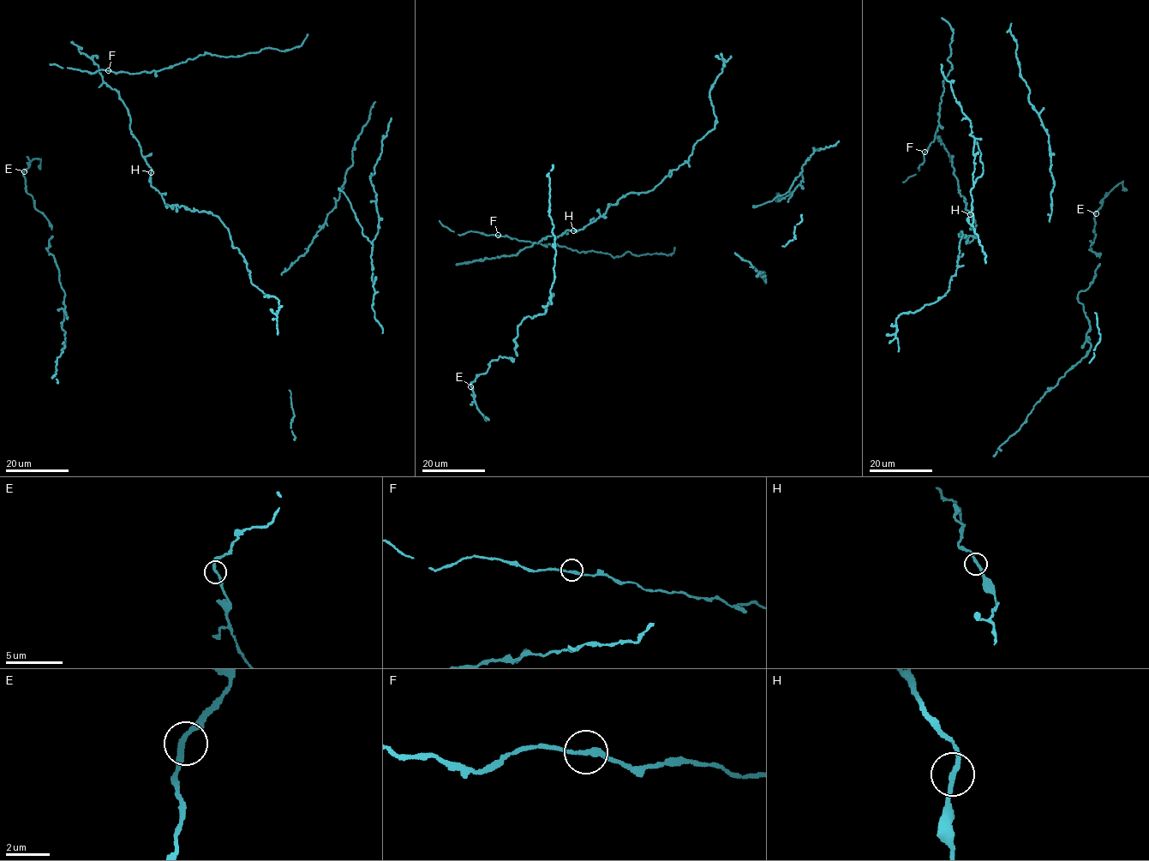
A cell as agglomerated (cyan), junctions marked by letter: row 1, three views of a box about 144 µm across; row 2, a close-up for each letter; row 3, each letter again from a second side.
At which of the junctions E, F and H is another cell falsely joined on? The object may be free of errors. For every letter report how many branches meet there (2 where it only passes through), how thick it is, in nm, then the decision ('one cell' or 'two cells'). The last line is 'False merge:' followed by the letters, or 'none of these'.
E: 2 | 220 nm | one cell
F: 2 | 220 nm | one cell
H: 2 | 220 nm | one cell
False merge: none of these

